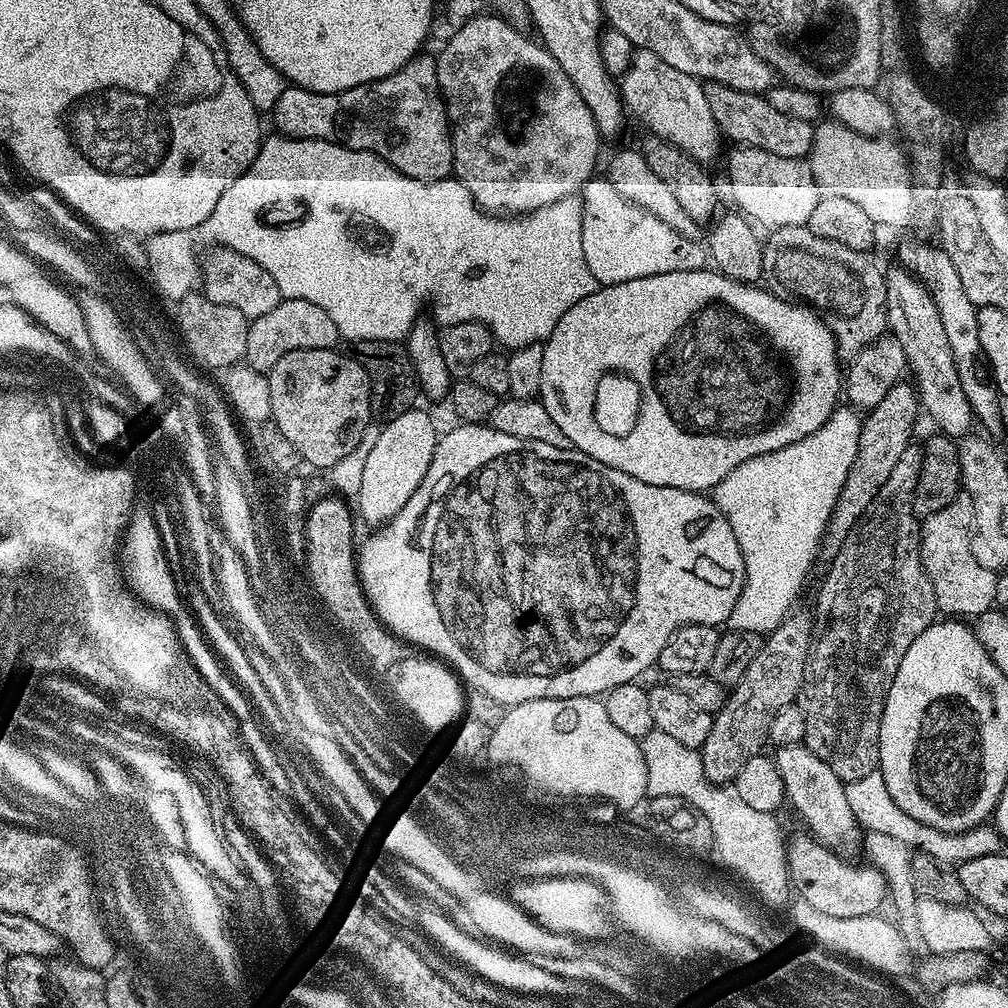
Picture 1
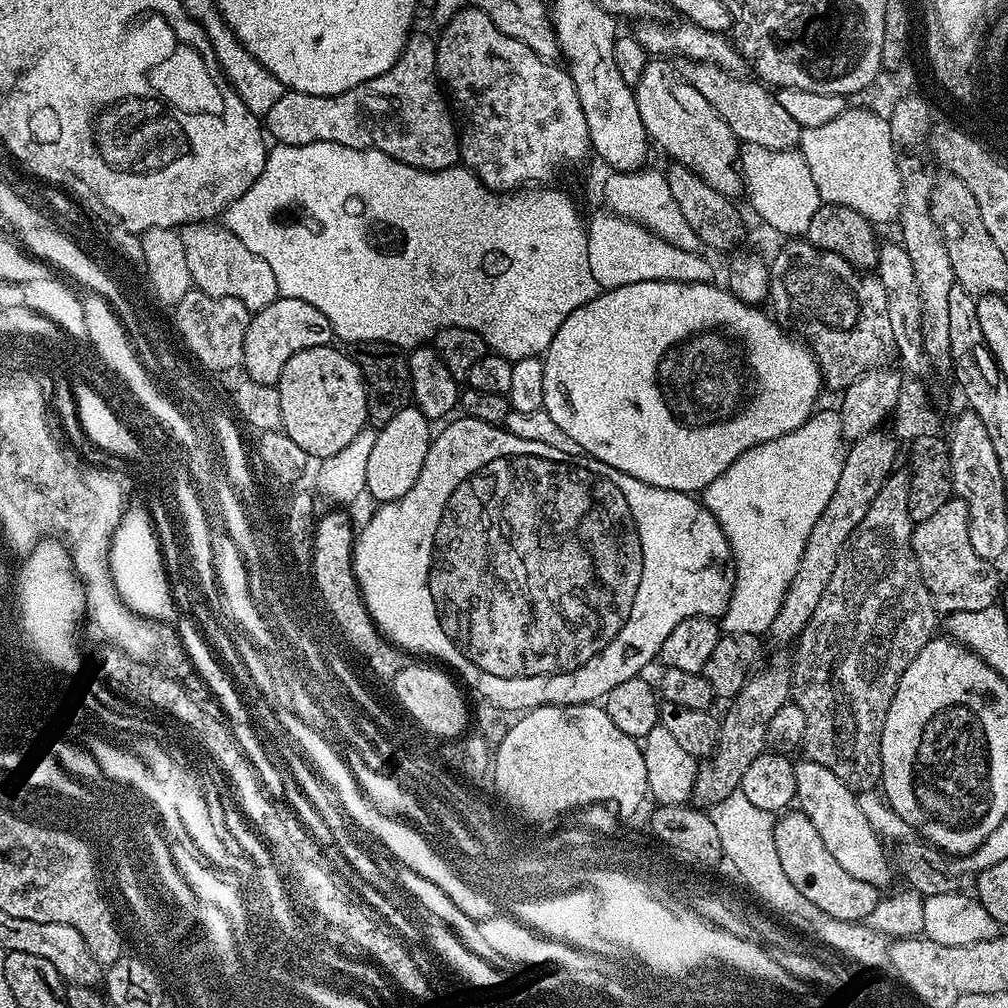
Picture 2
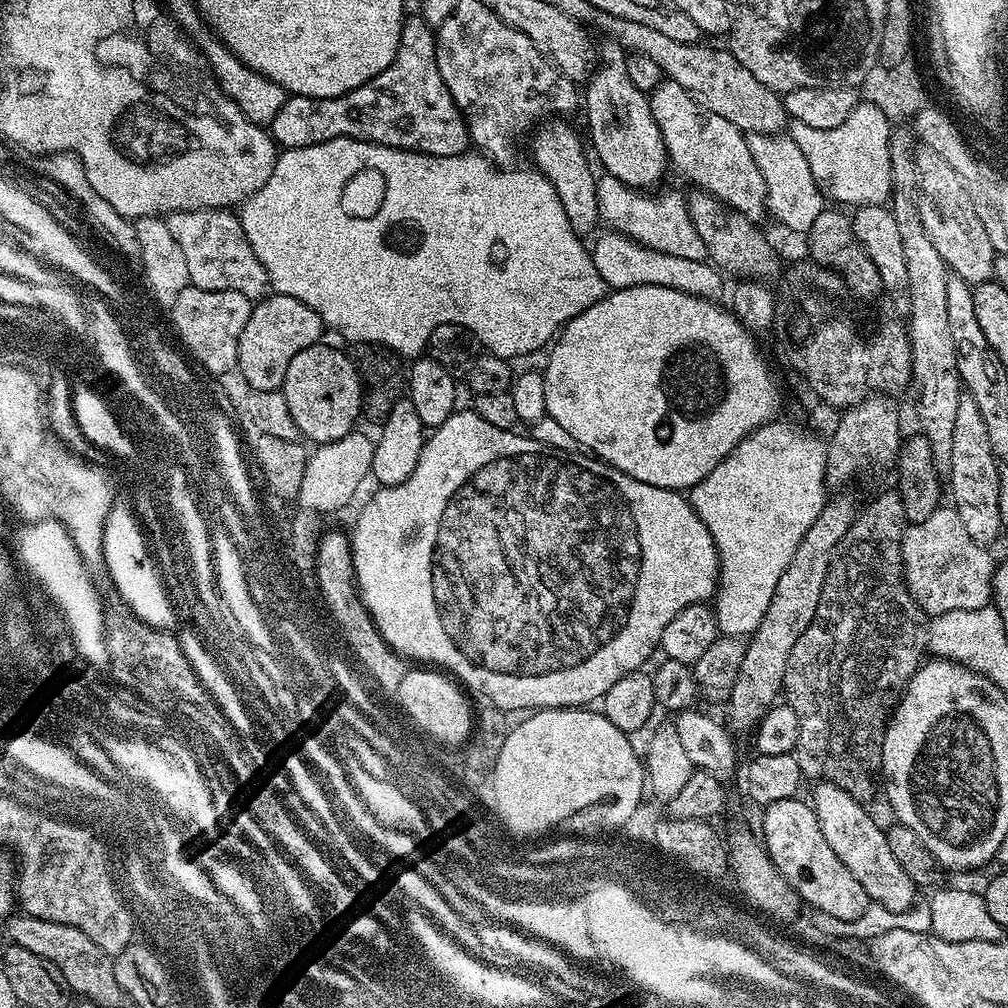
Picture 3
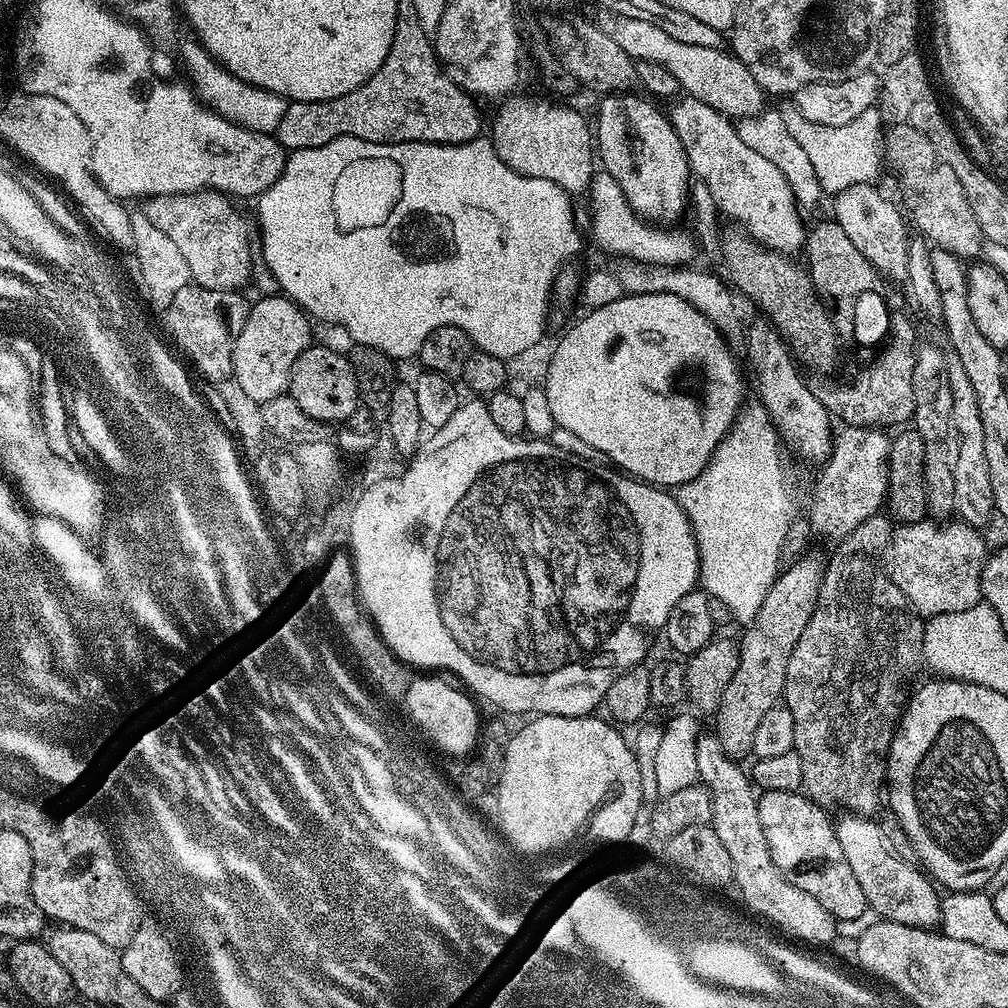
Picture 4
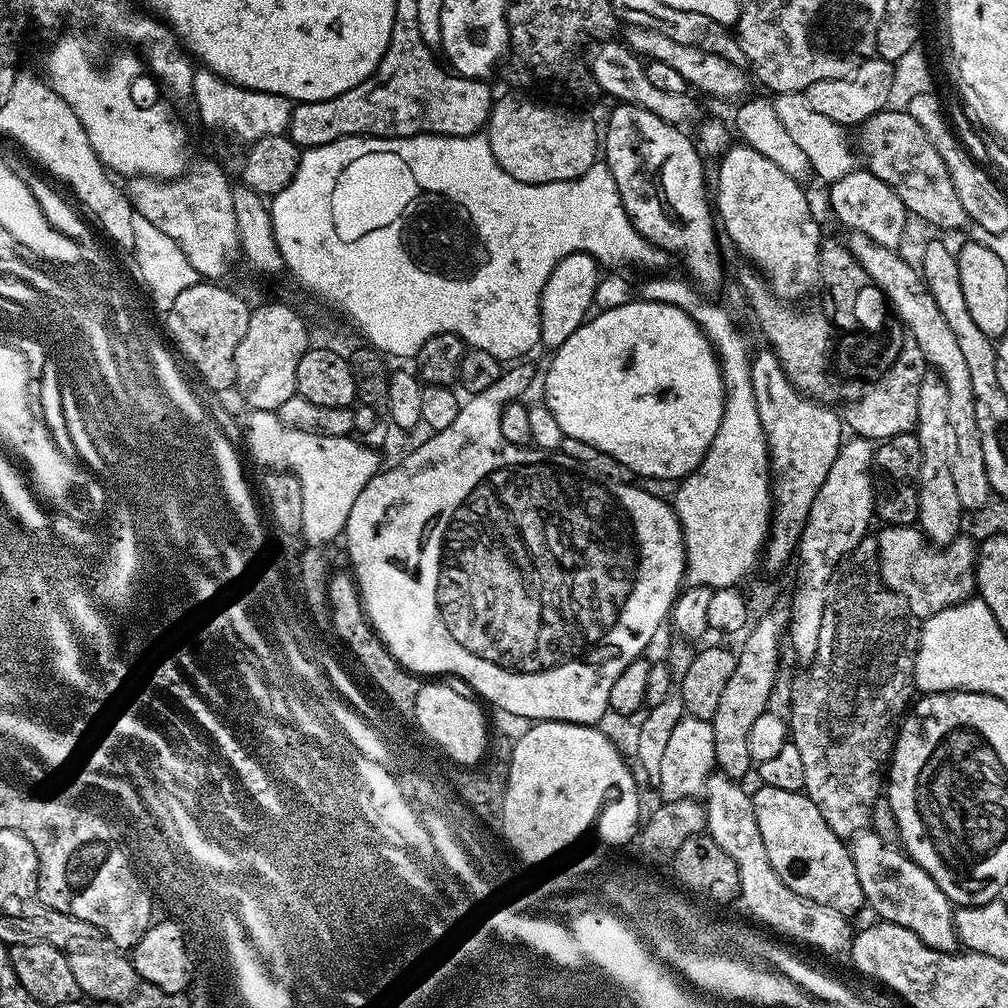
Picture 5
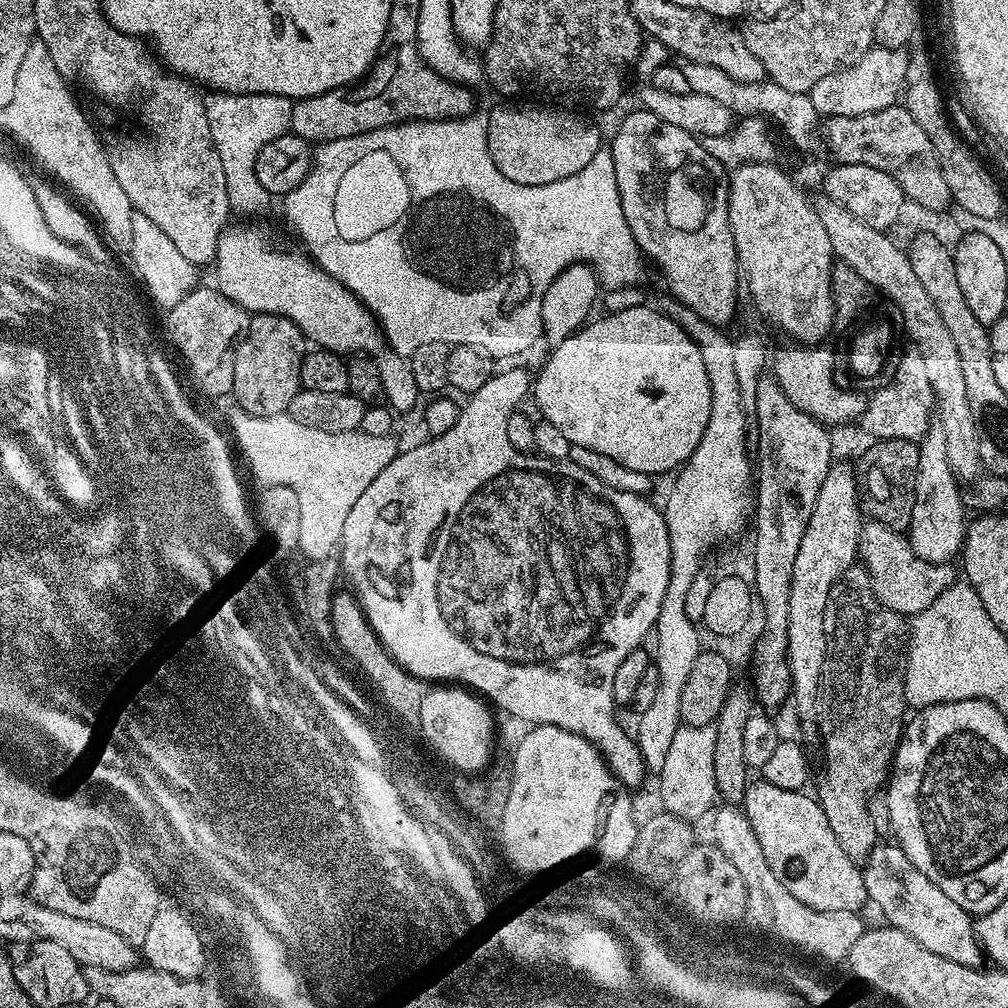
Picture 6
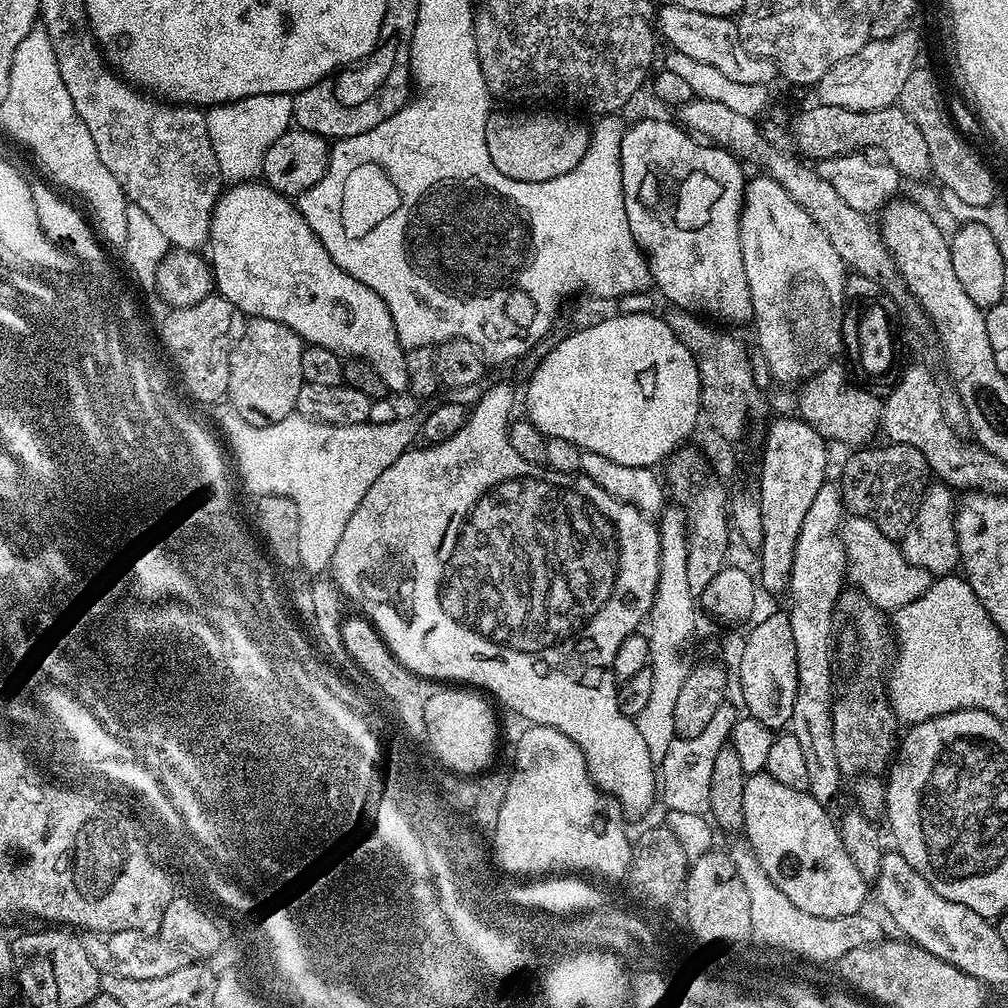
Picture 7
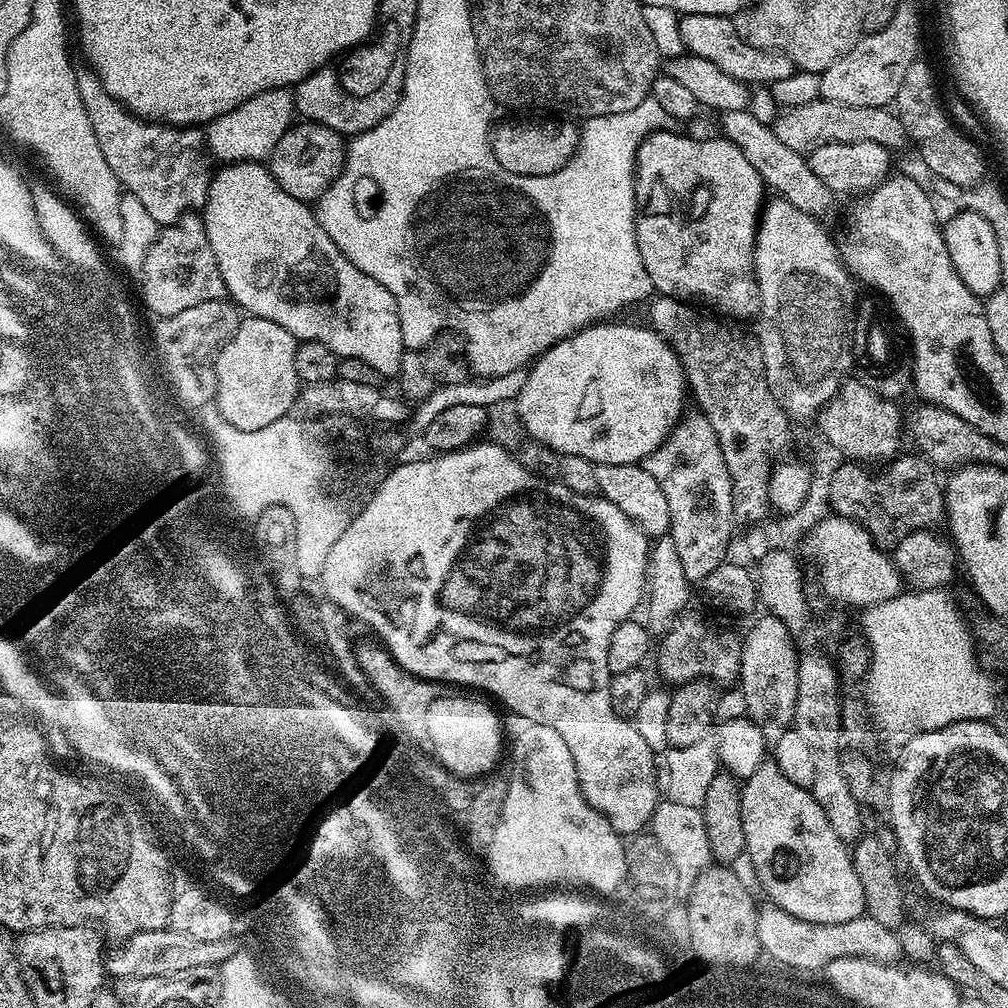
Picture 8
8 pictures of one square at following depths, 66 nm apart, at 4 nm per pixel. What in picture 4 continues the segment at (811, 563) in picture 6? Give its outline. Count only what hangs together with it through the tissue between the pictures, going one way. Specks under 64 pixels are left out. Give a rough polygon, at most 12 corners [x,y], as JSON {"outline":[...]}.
{"outline":[[844,426],[819,469],[808,520],[847,538],[888,498],[883,427]]}

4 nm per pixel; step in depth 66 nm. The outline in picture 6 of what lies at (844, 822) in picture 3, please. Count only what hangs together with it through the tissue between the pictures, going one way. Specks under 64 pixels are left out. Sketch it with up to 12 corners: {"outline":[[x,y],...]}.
{"outline":[[895,842],[863,861],[868,900],[930,954],[979,968],[973,917]]}

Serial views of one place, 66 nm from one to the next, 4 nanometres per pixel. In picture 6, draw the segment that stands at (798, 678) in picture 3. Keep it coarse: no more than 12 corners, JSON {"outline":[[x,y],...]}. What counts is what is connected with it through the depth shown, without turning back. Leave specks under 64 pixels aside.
{"outline":[[863,566],[826,602],[818,799],[851,860],[904,734],[910,624]]}

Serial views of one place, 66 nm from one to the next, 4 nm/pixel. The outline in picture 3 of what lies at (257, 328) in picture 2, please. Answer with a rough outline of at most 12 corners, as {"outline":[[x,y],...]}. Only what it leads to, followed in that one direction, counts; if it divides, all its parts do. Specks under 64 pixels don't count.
{"outline":[[298,298],[253,303],[236,363],[253,392],[283,389],[290,358],[321,343]]}

